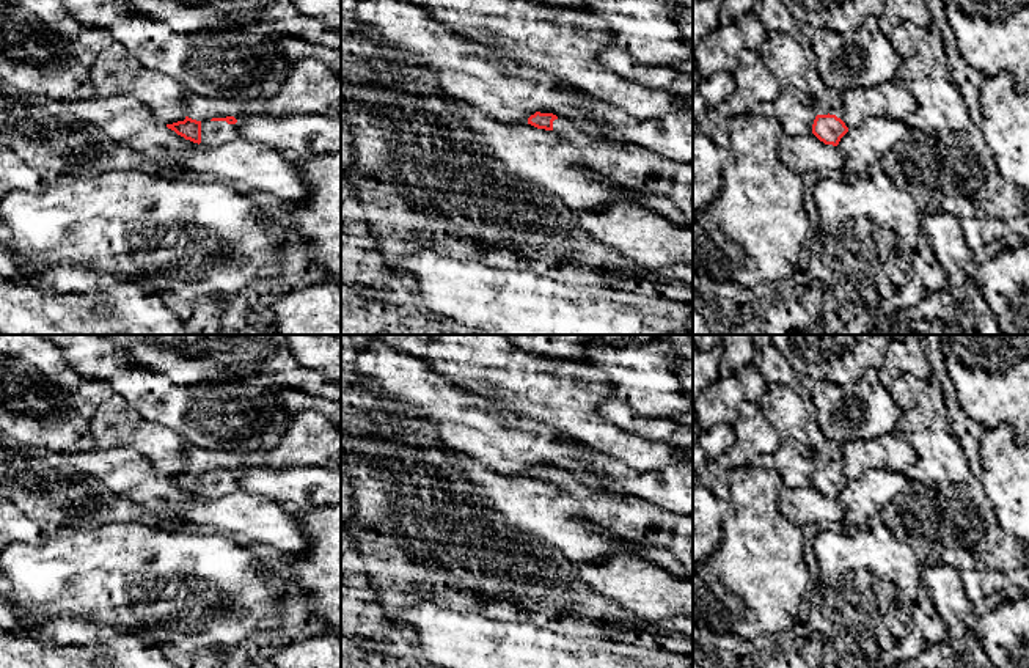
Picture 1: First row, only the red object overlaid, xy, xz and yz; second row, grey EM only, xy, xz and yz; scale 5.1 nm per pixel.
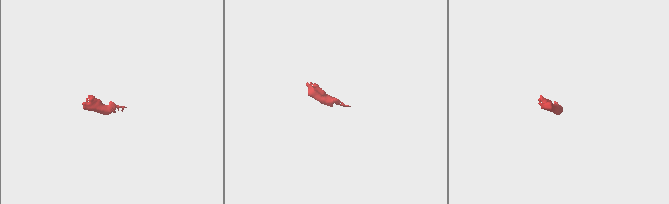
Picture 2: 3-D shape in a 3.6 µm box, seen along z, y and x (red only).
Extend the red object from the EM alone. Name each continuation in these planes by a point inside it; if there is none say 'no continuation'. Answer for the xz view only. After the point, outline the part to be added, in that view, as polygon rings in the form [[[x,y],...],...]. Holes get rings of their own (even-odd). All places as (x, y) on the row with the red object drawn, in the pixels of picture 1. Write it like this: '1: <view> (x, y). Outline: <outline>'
1: xz (635, 167). Outline: [[[562,119],[553,132],[583,152],[597,173],[649,196],[668,198],[693,223],[693,163],[679,163],[638,145],[594,141]]]

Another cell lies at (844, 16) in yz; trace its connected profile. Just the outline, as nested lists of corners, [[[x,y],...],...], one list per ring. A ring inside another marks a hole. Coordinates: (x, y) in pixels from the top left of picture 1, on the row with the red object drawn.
[[[779,0],[800,22],[812,28],[853,33],[866,17],[883,14],[883,0]]]

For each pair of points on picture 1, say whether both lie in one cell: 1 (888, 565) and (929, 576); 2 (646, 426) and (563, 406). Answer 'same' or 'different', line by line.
1: different
2: different

